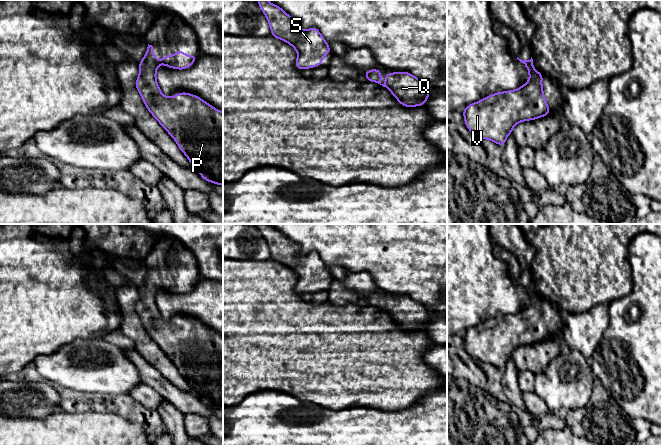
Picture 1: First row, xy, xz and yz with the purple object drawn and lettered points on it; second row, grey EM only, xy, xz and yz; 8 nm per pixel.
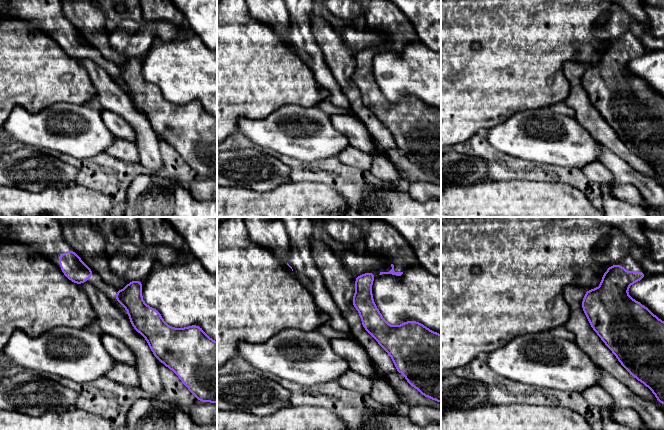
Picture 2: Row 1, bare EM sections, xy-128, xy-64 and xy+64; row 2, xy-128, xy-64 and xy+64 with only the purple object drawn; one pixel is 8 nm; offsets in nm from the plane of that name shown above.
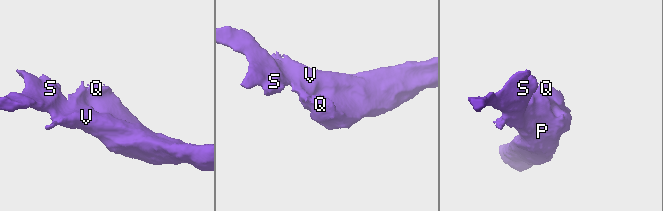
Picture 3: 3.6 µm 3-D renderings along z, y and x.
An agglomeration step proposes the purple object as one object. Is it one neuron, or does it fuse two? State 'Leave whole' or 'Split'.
Leave whole

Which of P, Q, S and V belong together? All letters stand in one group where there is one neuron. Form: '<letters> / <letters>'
P Q S V

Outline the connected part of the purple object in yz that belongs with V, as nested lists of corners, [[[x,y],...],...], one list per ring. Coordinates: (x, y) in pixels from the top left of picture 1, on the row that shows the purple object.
[[[517,59],[525,65],[529,71],[529,82],[523,84],[516,90],[497,92],[491,94],[464,108],[463,116],[466,127],[477,138],[491,140],[503,147],[506,138],[512,133],[514,126],[522,121],[529,121],[541,118],[551,113],[543,93],[543,74],[536,71],[533,66],[533,59]]]

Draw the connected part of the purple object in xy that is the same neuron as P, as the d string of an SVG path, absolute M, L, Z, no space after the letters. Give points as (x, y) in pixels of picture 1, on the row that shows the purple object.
M148 44L143 60L138 63L140 75L135 85L148 111L172 136L202 178L215 185L223 185L223 112L191 93L180 92L174 97L165 97L156 80L159 65L184 70L191 67L197 57L184 55L183 50L179 49L174 55L164 55L163 60L158 61L153 54L153 46Z

